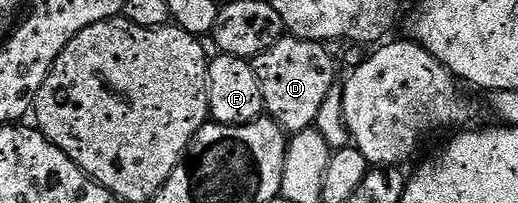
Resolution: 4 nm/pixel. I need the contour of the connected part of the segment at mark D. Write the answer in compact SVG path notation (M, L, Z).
M285 34L270 50L258 54L250 61L254 74L258 74L258 86L262 86L262 98L264 99L264 111L275 124L284 129L285 133L295 134L311 129L318 118L318 110L330 93L332 85L337 83L336 64L332 56L327 52L325 45L318 40L303 40L291 34Z

